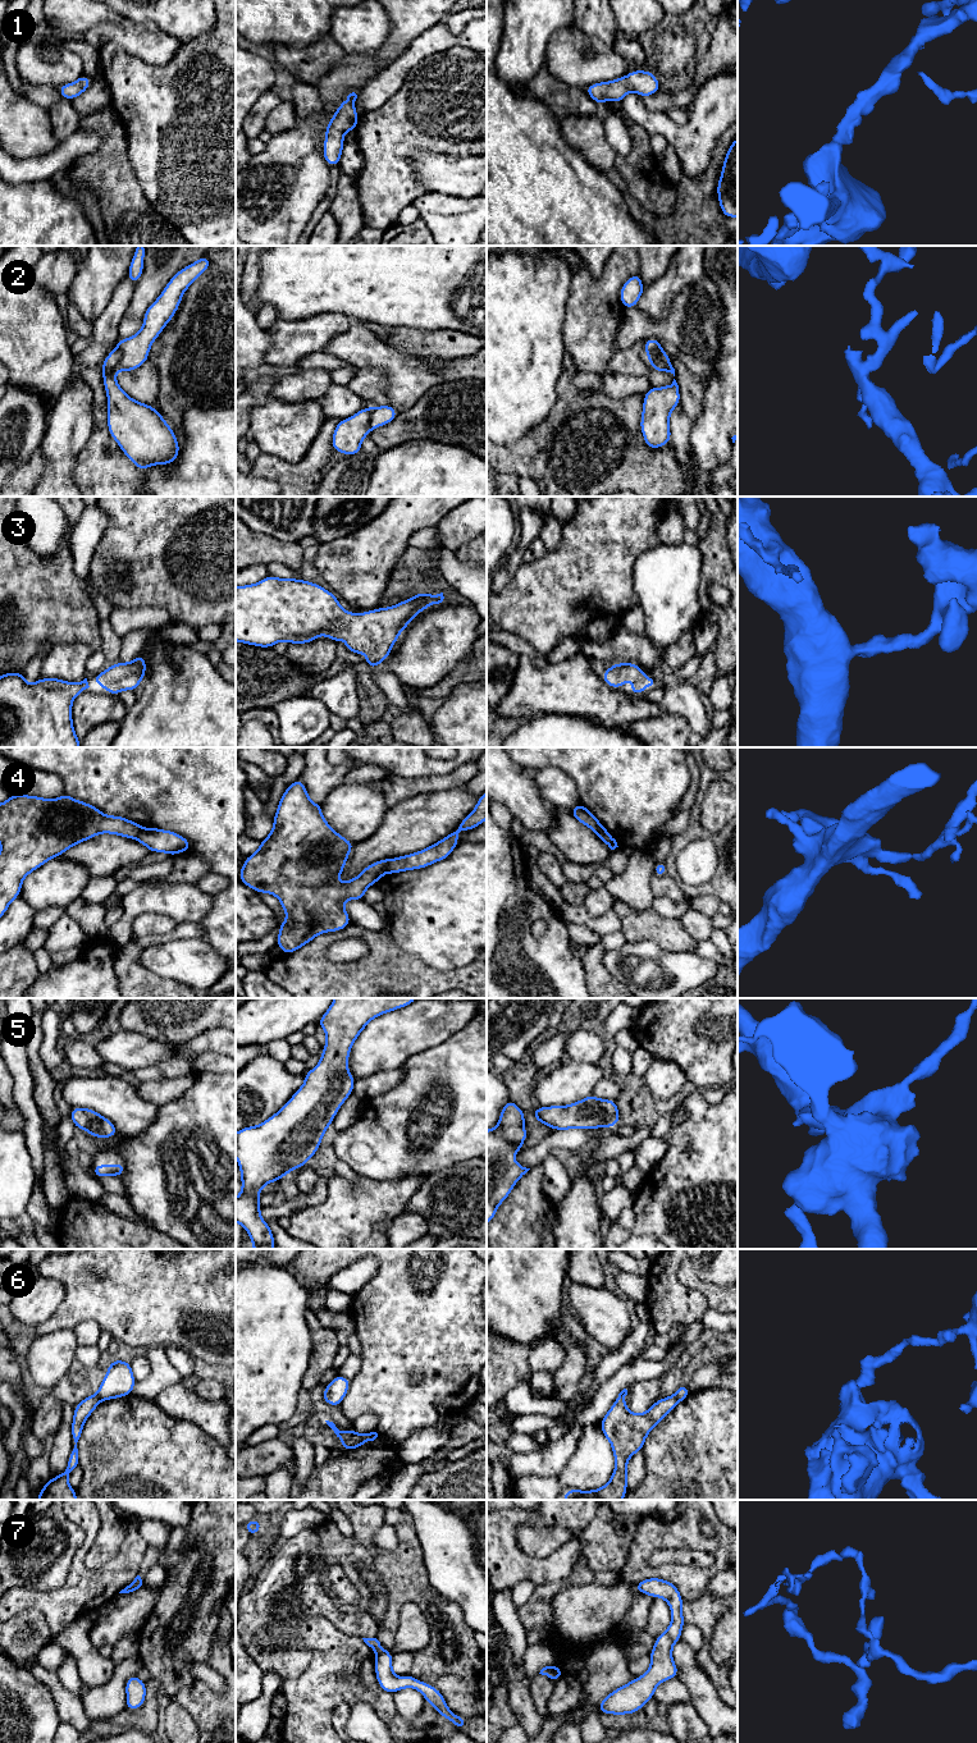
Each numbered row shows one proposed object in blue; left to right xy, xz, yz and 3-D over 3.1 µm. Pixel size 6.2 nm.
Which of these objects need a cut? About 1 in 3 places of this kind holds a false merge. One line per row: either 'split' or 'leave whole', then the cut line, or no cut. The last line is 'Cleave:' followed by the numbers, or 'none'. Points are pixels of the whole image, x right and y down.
1: leave whole | no cut
2: split | xz (371, 407), (370, 428)
3: leave whole | no cut
4: split | xz (389, 860), (386, 872)
5: leave whole | no cut
6: split | xz (355, 1432), (343, 1442)
7: split | xz (384, 1650), (377, 1655)
Cleave: 2, 4, 6, 7

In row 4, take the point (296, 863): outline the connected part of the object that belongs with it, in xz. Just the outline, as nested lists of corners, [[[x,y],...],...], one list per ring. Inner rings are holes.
[[[300,778],[282,795],[273,820],[270,834],[260,842],[254,855],[246,856],[239,880],[257,893],[266,892],[279,898],[287,919],[279,924],[277,946],[284,955],[289,955],[321,933],[338,932],[350,925],[351,918],[343,902],[362,901],[366,888],[387,873],[389,859],[367,865],[348,882],[334,882],[343,873],[350,851],[356,843],[343,838],[327,823],[321,804],[310,800]]]

